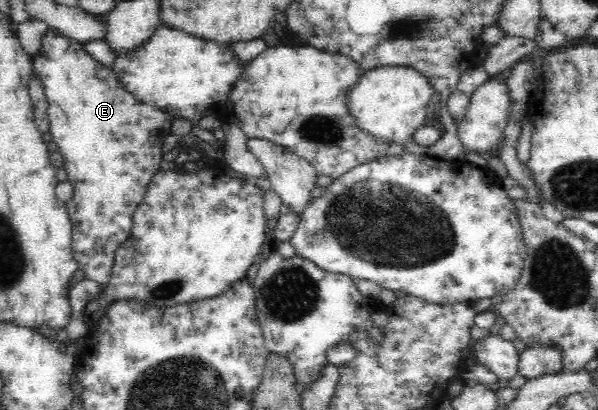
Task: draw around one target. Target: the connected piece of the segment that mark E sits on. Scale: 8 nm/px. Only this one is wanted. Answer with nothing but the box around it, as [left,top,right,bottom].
[32,29,176,286]

